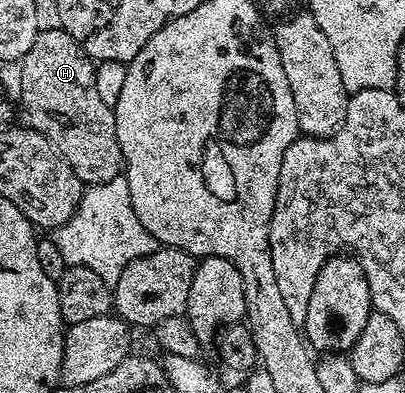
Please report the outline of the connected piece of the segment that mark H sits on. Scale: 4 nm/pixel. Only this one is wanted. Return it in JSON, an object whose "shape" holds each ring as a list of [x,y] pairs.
{"shape":[[[53,25],[50,31],[45,29],[38,30],[35,37],[35,45],[31,45],[31,49],[27,49],[27,53],[19,60],[21,67],[21,103],[25,106],[25,115],[28,126],[33,127],[37,131],[44,133],[48,139],[57,147],[57,152],[67,161],[67,165],[71,165],[71,169],[75,173],[75,177],[79,177],[82,184],[92,185],[95,183],[106,183],[111,181],[117,175],[122,174],[123,160],[121,150],[119,149],[119,137],[115,133],[115,117],[113,116],[113,108],[103,105],[103,100],[99,98],[99,93],[95,90],[95,73],[97,68],[94,60],[89,58],[89,54],[83,50],[75,41],[75,37],[71,37],[71,33],[62,31],[60,26]]]}

